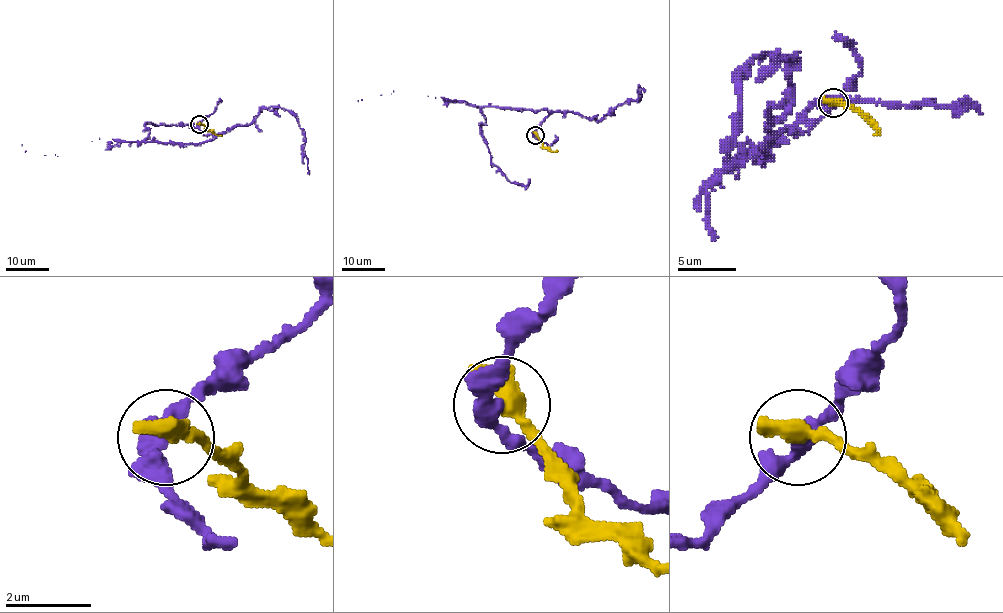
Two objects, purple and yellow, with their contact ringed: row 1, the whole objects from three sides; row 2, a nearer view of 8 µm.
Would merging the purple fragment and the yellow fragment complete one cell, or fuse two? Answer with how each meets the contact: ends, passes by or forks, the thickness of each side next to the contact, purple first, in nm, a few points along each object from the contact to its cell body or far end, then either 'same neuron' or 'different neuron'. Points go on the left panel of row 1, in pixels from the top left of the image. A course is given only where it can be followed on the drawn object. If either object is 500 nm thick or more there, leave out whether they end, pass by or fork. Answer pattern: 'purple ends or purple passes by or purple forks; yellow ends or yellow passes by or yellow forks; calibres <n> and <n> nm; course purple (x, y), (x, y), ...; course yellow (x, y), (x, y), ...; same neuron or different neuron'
calibres 360 and 550 nm; course purple (199, 124), (205, 135), (212, 136), (198, 144), (108, 145), (99, 139), (45, 155), (22, 144); course yellow (199, 124), (222, 136); different neuron

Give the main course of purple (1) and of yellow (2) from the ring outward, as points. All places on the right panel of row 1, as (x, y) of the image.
1: (832, 102), (806, 131), (765, 146), (765, 158), (741, 152), (735, 161), (730, 143), (724, 187), (741, 158)
2: (832, 102), (856, 108), (876, 128), (876, 134)

